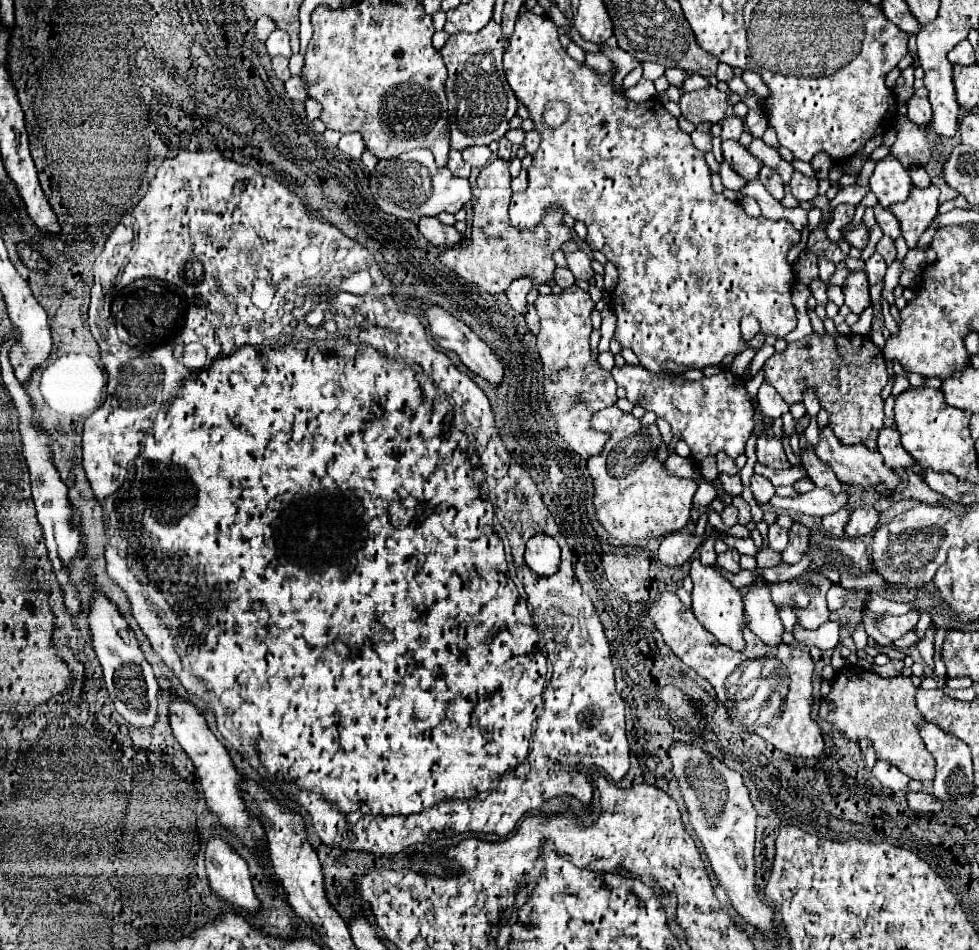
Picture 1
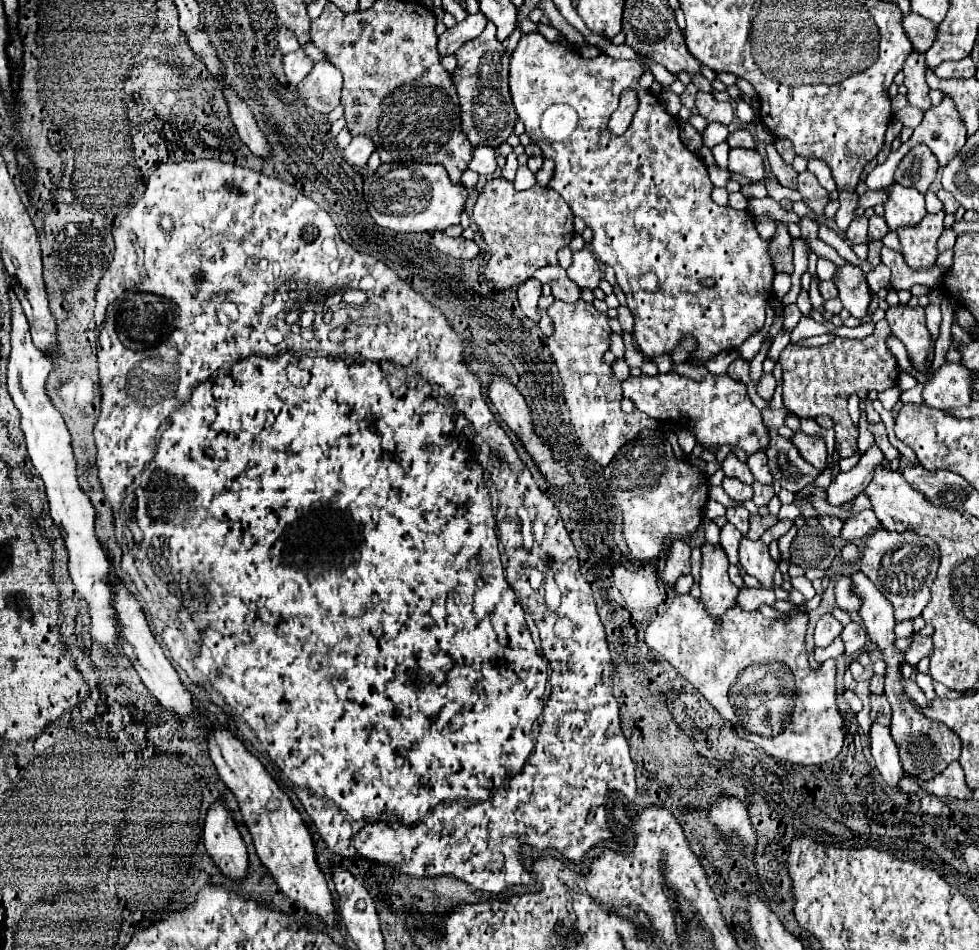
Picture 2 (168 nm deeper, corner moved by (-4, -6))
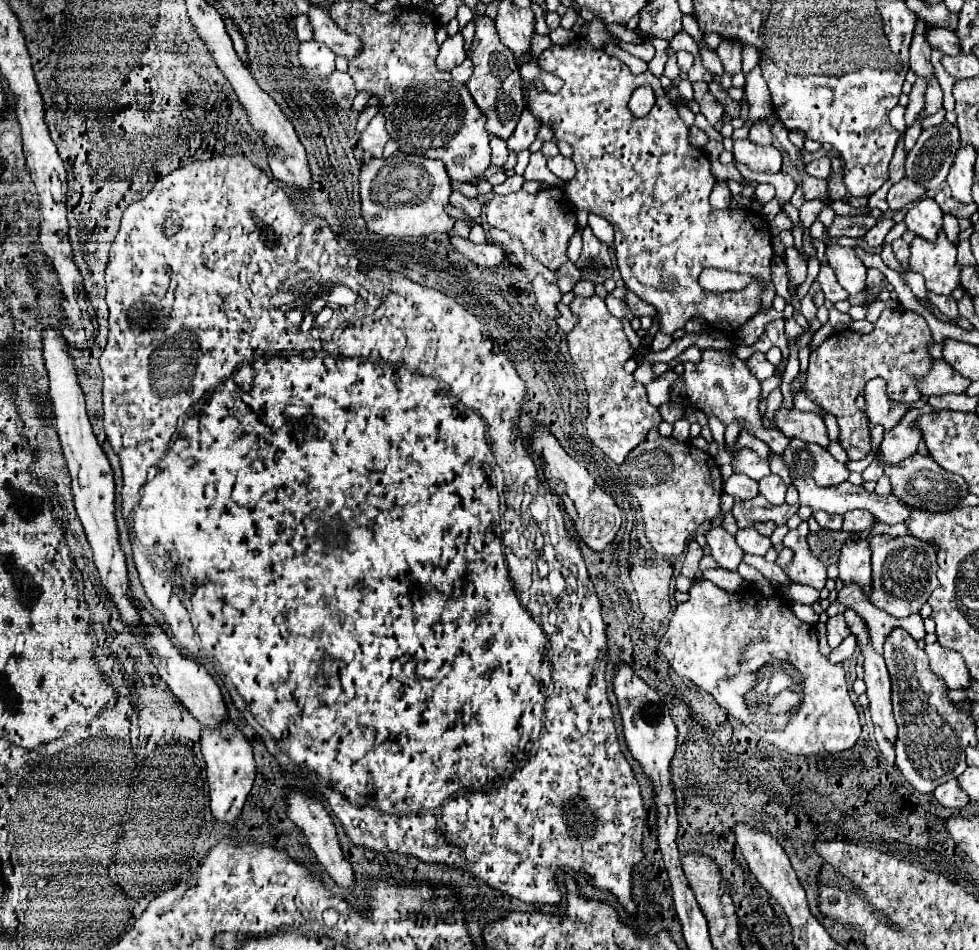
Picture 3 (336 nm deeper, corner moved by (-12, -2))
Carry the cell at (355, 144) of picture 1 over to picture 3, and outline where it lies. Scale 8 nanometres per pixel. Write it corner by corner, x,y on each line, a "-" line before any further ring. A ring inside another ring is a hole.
377,113
371,123
367,125
367,129
361,133
359,137
359,145
365,153
369,153
371,157
381,157
385,143
389,141
389,135
385,131
385,119
381,113

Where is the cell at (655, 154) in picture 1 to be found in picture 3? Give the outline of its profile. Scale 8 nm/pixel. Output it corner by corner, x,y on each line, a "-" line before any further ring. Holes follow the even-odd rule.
575,41
565,47
551,45
537,57
537,61
543,71
561,77
565,85
557,95
551,95
531,83
529,87
525,87
527,109
531,109
535,117
539,117
539,123
553,129
557,141
565,141
573,147
573,163
577,167
577,173
571,181
567,181
565,193
577,209
601,215
615,227
615,255
625,287
633,291
641,301
657,309
661,333
673,335
677,329
685,327
689,319
697,317
703,319
711,329
723,331
733,337
747,321
755,317
761,307
761,295
771,281
771,261
775,253
771,245
769,225
765,221
759,221
761,225
757,227
757,213
753,213
751,209
717,211
709,205
709,195
715,185
715,177
709,169
709,157
703,149
697,149
689,143
689,127
681,121
659,79
651,71
633,75
625,63
609,57
607,53
603,53
603,49
597,49
587,41
-
641,83
649,83
653,87
657,103
649,115
633,119
627,109
627,101
633,89
-
705,267
747,273
753,275
757,281
749,283
741,291
729,291
721,295
709,293
703,291
697,283
697,277

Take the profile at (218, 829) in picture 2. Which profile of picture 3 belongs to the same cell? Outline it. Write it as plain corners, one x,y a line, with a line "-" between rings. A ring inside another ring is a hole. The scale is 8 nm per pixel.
231,723
219,731
201,729
201,751
207,763
207,783
211,793
211,813
215,821
233,825
237,823
245,799
255,781
255,761
253,751
245,735

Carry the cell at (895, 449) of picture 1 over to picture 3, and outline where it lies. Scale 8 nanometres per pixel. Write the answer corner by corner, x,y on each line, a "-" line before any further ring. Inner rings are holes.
871,379
865,385
865,413
871,423
881,423
885,431
891,431
899,419
907,413
903,405
895,405
885,391
885,381

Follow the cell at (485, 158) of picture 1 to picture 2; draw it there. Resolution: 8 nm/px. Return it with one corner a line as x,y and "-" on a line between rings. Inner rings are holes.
487,145
475,147
473,161
471,161
469,169
475,171
475,173
479,173
479,175
491,175
491,173
497,169
495,149
493,149
493,147
487,147

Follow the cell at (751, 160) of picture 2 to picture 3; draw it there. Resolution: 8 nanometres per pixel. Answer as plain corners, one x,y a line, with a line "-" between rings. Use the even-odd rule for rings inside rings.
749,139
733,141
735,161
747,165
755,173
777,173
781,171
781,151
773,145
761,147

